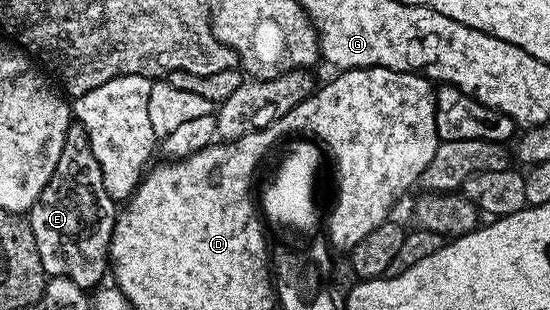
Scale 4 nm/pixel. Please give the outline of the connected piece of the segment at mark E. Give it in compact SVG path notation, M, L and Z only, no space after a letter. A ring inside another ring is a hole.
M71 123L68 127L68 135L64 135L64 151L60 151L60 159L56 163L56 171L52 171L52 179L48 179L44 191L38 196L38 202L31 207L28 214L32 235L36 239L36 247L40 251L40 259L46 257L44 271L47 278L64 276L83 287L98 287L103 284L104 274L102 273L102 265L94 265L94 273L90 273L90 269L86 269L86 265L78 265L78 261L86 261L86 253L82 253L82 241L86 241L86 237L90 237L90 221L78 221L78 213L86 213L86 209L78 209L78 205L84 205L82 201L86 201L86 197L102 197L102 201L106 201L106 196L108 196L108 191L104 191L104 175L100 171L100 163L96 163L96 155L92 155L92 143L88 143L88 131L84 131L82 125ZM62 261L74 261L74 265L78 265L78 269L70 269L70 265L62 265Z

